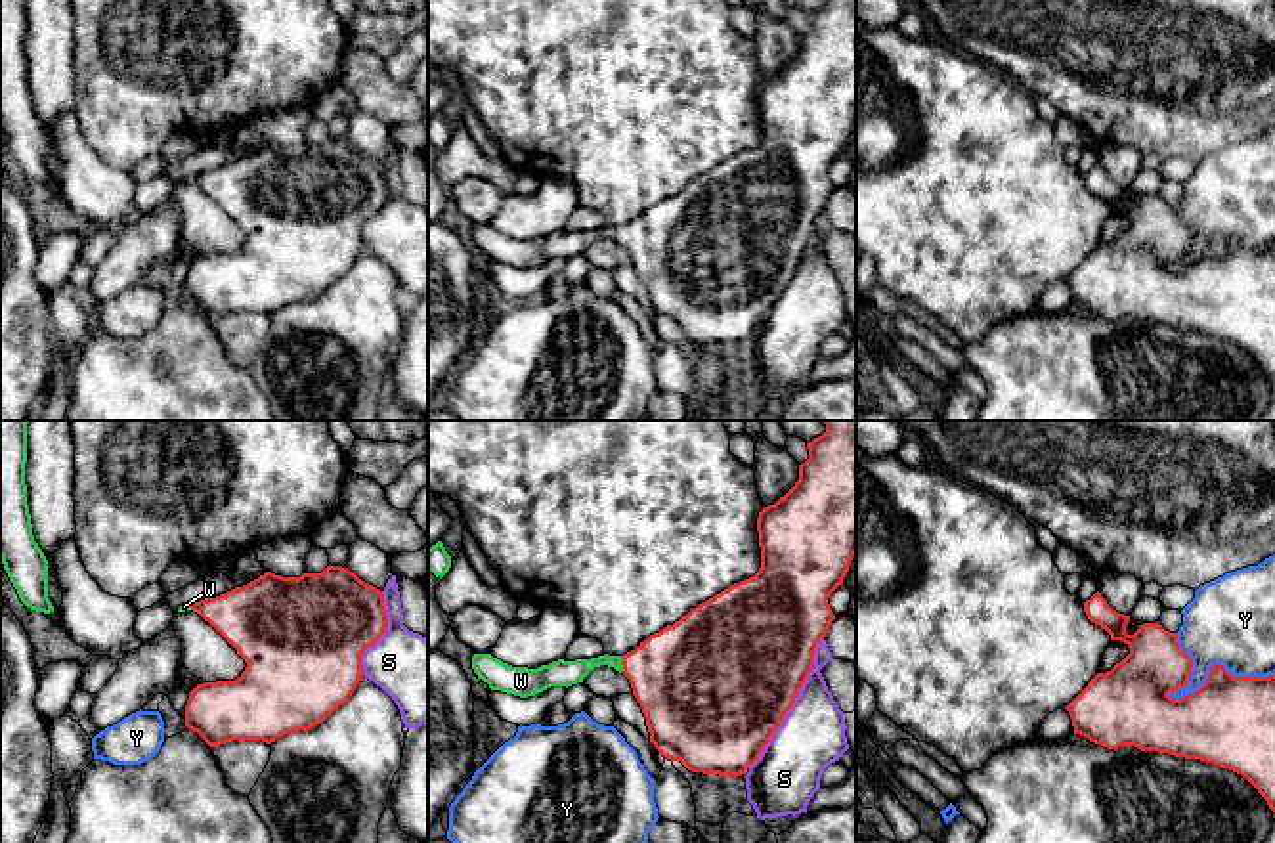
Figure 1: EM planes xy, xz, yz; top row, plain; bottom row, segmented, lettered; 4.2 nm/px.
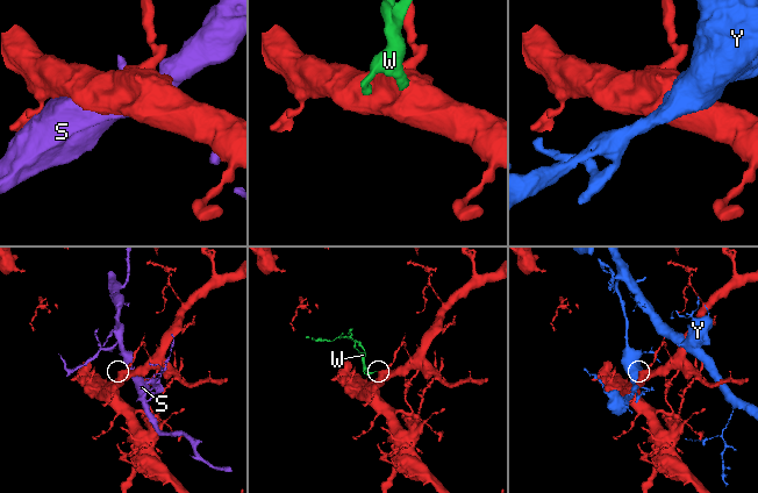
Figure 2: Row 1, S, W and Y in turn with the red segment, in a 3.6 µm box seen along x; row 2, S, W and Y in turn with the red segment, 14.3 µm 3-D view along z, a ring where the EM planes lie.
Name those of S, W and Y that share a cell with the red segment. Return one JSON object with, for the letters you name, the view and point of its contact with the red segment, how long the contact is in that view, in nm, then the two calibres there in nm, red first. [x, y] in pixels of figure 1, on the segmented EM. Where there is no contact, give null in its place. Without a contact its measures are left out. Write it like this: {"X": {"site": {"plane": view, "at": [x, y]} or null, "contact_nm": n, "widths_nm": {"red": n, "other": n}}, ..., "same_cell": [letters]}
{"W": {"site": {"plane": "xz", "at": [622, 664]}, "contact_nm": 70, "widths_nm": {"red": 400, "other": 110}}, "same_cell": ["W"]}

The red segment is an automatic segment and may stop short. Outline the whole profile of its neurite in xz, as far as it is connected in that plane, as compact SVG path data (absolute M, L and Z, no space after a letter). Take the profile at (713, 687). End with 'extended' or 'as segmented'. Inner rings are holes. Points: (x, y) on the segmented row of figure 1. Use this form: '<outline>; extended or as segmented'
M824 421L826 432L807 443L809 459L799 465L799 480L774 505L763 507L757 518L761 568L740 583L698 604L673 625L650 635L623 656L598 656L575 661L552 661L537 669L512 667L491 654L474 654L472 669L491 690L520 698L535 696L551 686L572 686L600 665L623 673L642 707L650 742L659 755L681 761L692 772L740 776L761 755L774 730L795 703L814 667L814 652L826 637L835 614L828 598L843 585L856 554L856 421Z; extended

